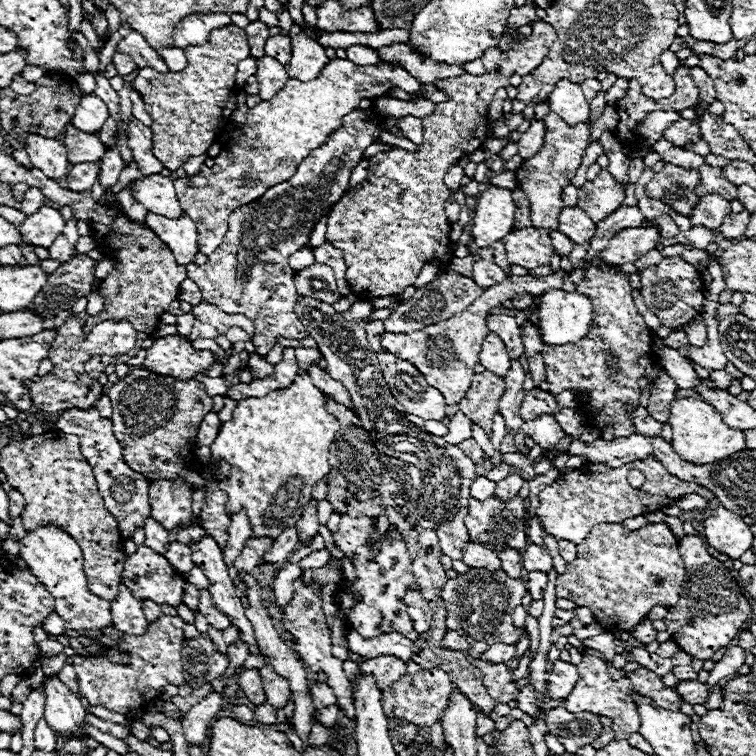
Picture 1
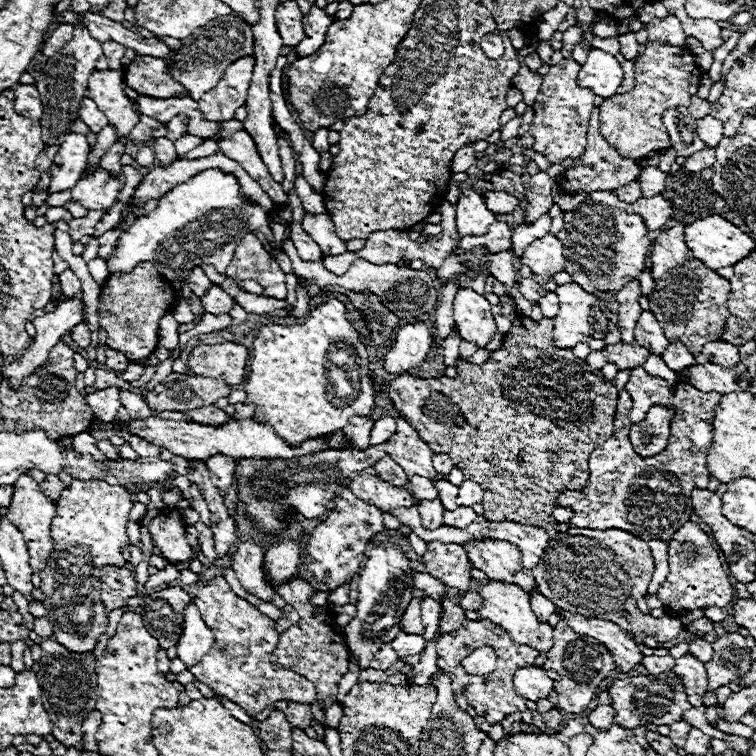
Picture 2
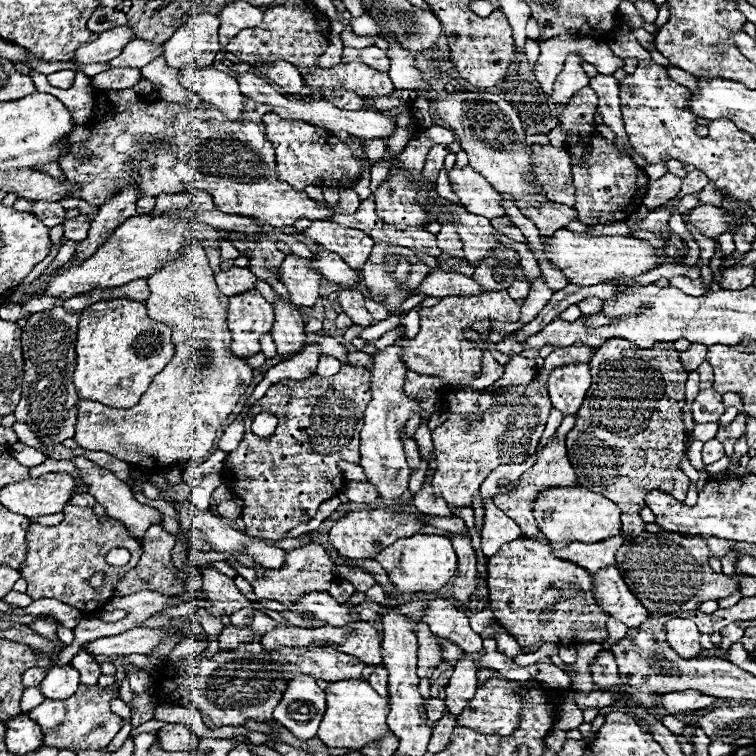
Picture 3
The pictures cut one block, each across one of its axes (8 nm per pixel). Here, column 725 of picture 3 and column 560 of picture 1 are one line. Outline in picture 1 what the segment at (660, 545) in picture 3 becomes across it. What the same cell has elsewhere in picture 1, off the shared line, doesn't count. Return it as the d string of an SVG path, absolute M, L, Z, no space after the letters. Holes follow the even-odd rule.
M664 522L646 524L638 530L626 530L622 524L600 524L578 544L576 560L556 578L556 596L590 608L606 632L630 632L652 606L674 606L684 578L678 540Z

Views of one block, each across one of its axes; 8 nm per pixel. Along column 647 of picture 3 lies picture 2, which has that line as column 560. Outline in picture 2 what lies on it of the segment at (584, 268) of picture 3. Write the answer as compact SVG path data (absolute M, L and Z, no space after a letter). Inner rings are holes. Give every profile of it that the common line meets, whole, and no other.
M546 234L544 238L536 238L522 254L522 264L530 266L530 270L538 276L554 276L564 270L564 246L554 234Z

